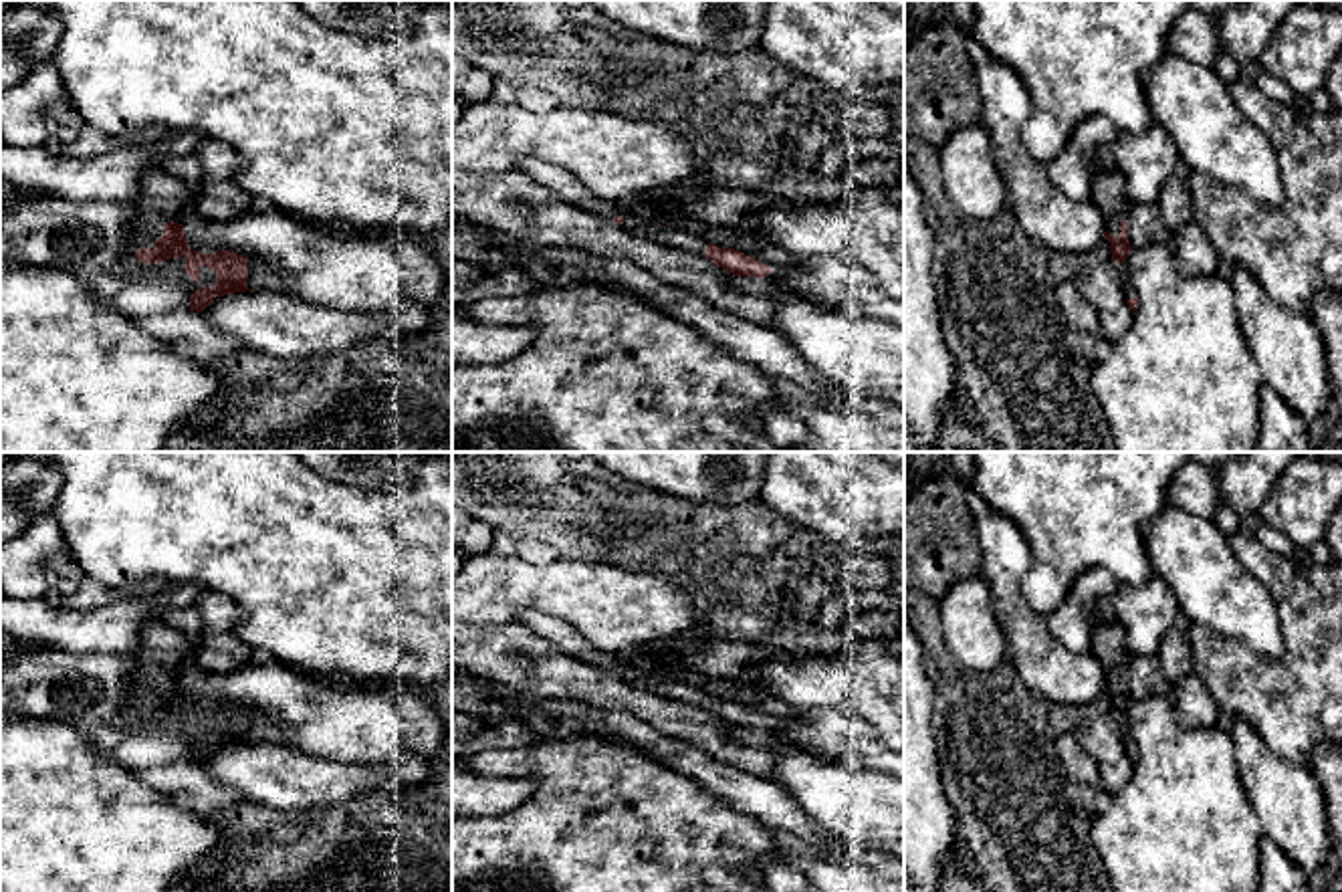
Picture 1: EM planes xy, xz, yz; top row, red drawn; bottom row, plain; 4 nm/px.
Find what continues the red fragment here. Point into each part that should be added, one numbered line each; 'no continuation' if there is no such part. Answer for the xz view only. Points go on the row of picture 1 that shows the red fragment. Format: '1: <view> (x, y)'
1: xz (562, 182)

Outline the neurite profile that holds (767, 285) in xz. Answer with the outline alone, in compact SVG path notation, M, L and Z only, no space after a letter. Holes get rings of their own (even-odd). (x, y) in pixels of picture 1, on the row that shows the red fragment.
M773 272L763 278L737 276L731 281L731 287L741 293L749 293L749 295L777 295L777 291L779 291L779 283Z

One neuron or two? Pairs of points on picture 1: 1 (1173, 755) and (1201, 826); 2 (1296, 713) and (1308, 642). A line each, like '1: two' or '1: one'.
1: one
2: one

